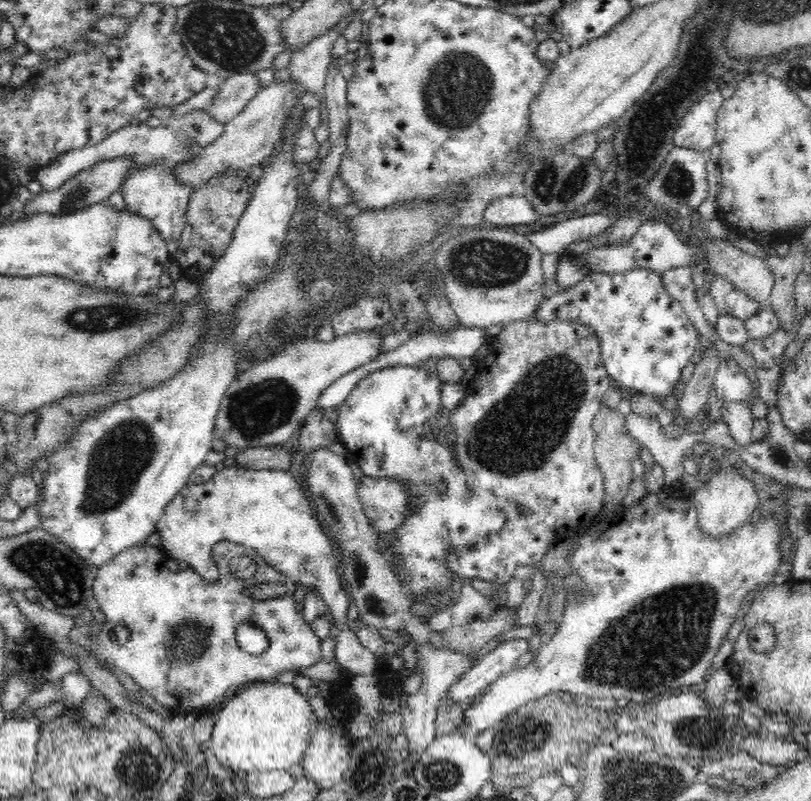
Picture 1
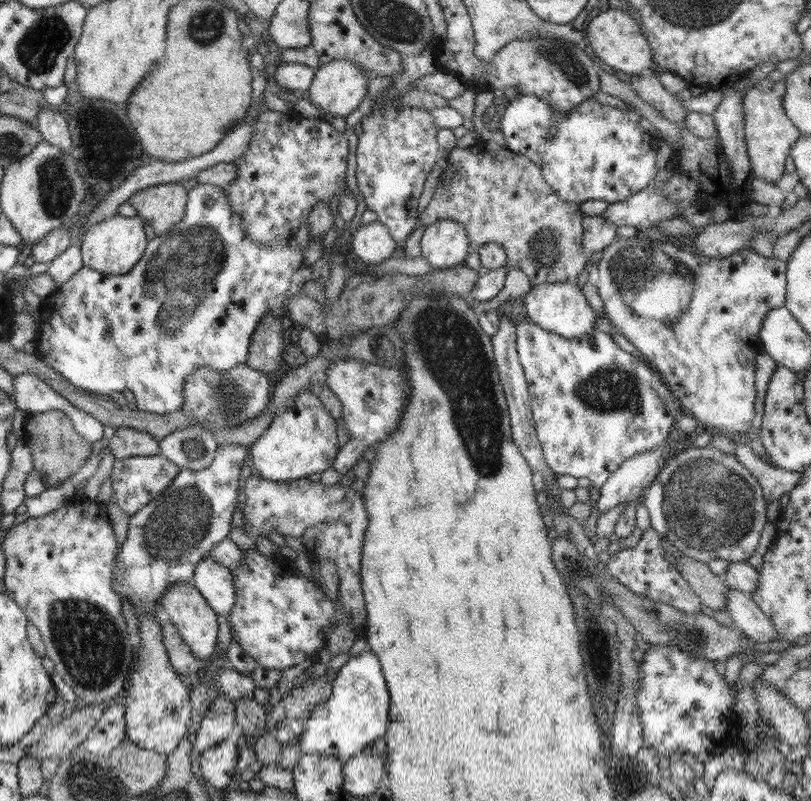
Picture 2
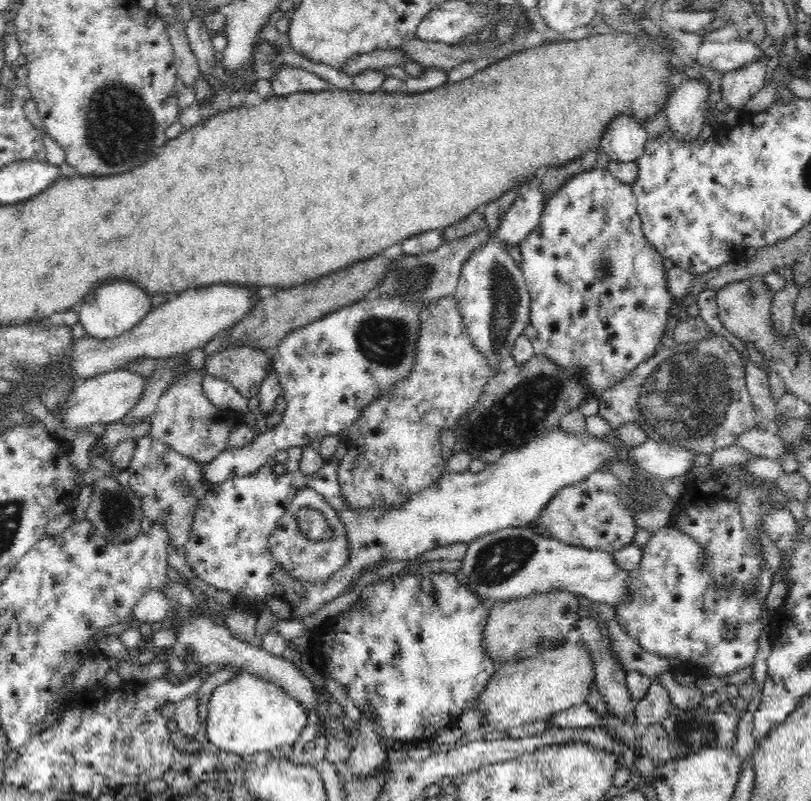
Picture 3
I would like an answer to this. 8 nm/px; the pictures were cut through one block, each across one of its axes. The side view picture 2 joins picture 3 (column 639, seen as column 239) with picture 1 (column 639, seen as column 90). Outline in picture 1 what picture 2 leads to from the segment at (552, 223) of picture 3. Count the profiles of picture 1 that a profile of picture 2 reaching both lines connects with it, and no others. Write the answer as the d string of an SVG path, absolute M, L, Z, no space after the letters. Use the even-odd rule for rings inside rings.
M636 268L623 274L590 273L579 284L542 302L532 318L544 324L578 320L592 327L600 337L606 373L610 379L616 381L616 387L653 395L665 404L673 402L680 391L682 370L694 356L700 341L698 331L692 326L688 315L682 311L682 305L668 294L662 278L646 268Z

